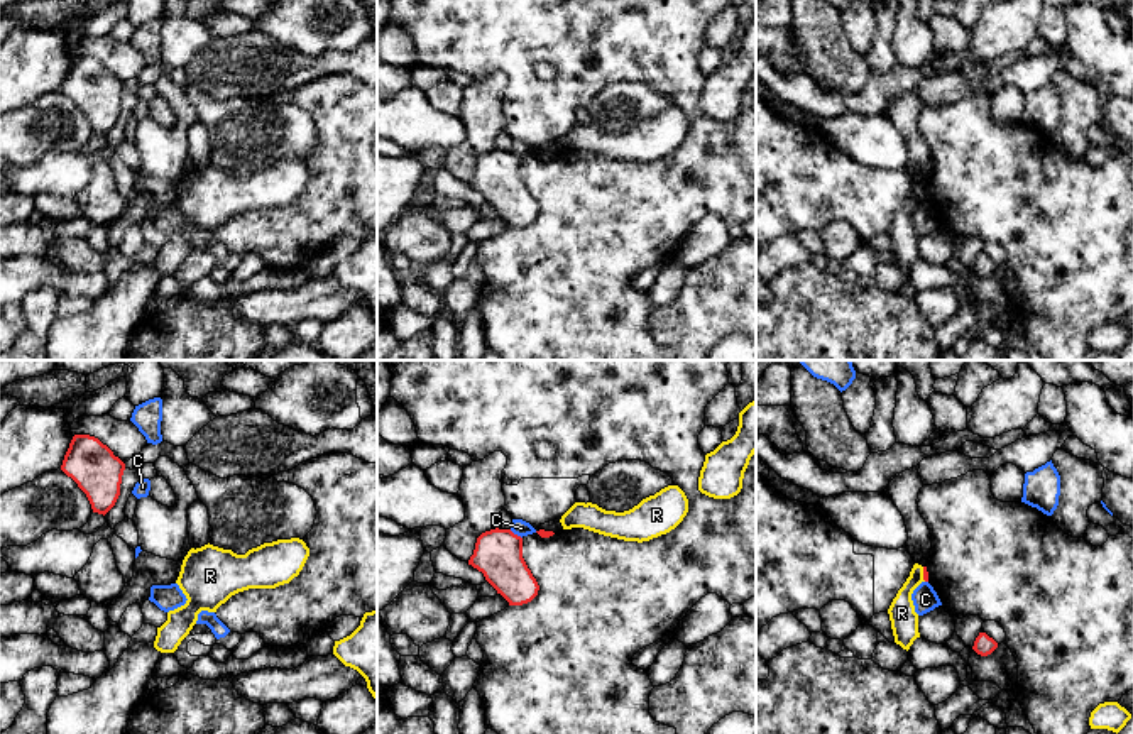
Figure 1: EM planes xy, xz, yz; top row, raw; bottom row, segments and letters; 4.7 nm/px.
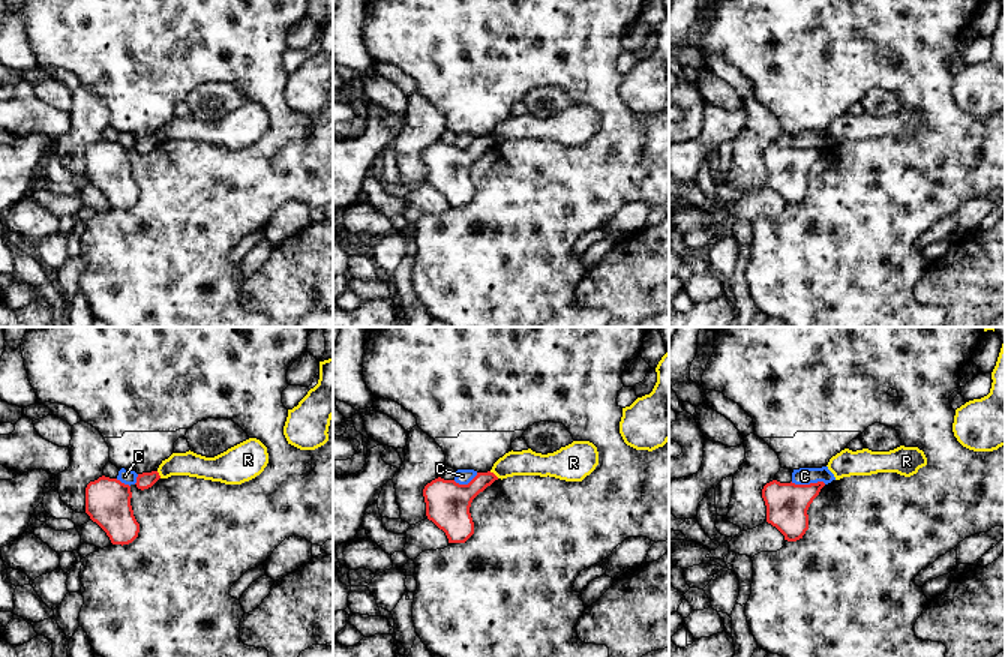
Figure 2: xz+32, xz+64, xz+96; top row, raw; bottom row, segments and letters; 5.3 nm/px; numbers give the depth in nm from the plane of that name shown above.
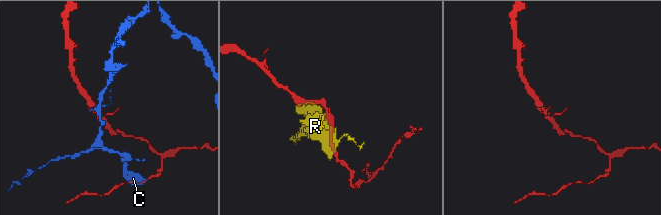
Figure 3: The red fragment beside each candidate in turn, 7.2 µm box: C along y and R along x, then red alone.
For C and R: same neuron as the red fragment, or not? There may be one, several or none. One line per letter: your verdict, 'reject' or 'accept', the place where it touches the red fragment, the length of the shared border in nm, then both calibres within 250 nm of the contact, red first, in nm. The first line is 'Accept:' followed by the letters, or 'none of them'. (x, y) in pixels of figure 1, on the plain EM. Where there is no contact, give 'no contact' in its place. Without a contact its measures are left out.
Accept: none of them
C: reject; meets red in xz at (516, 156); contact 80 nm long; 220 nm thick on the red side, 80 nm on the other
R: reject; meets red in yz at (924, 195); contact 70 nm long; 30 nm thick on the red side, 130 nm on the other

